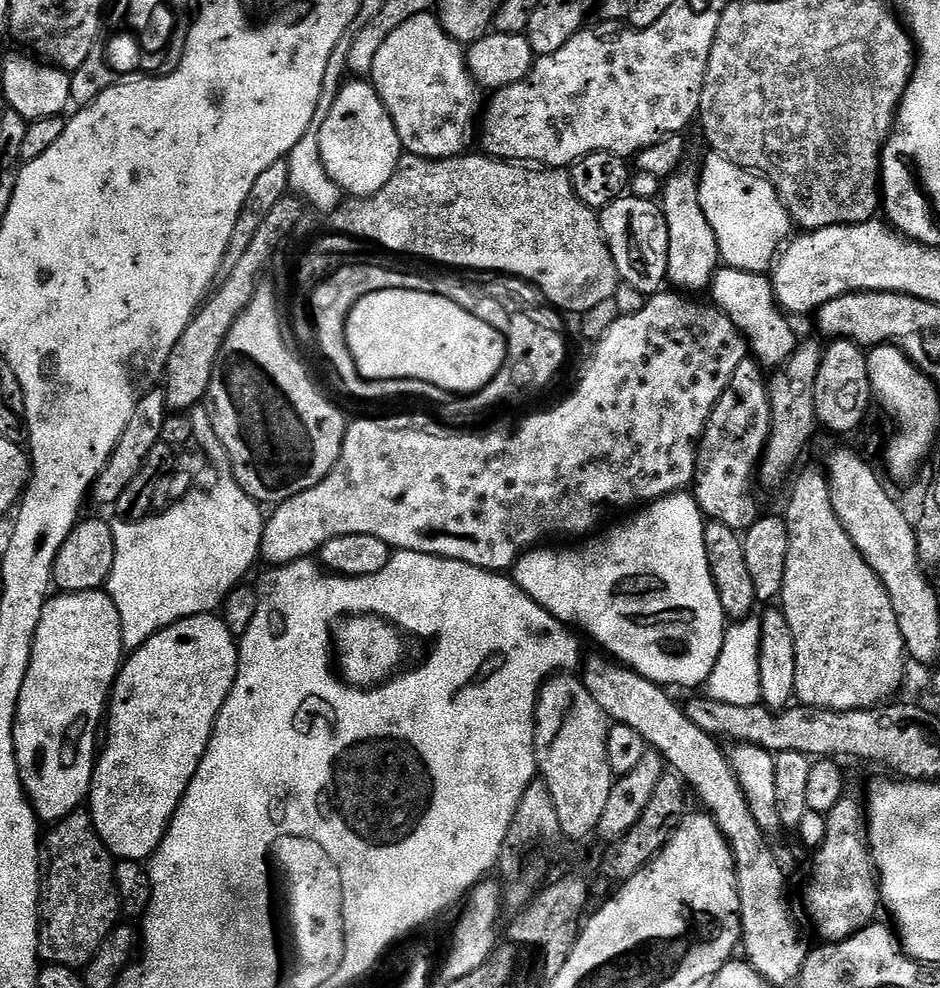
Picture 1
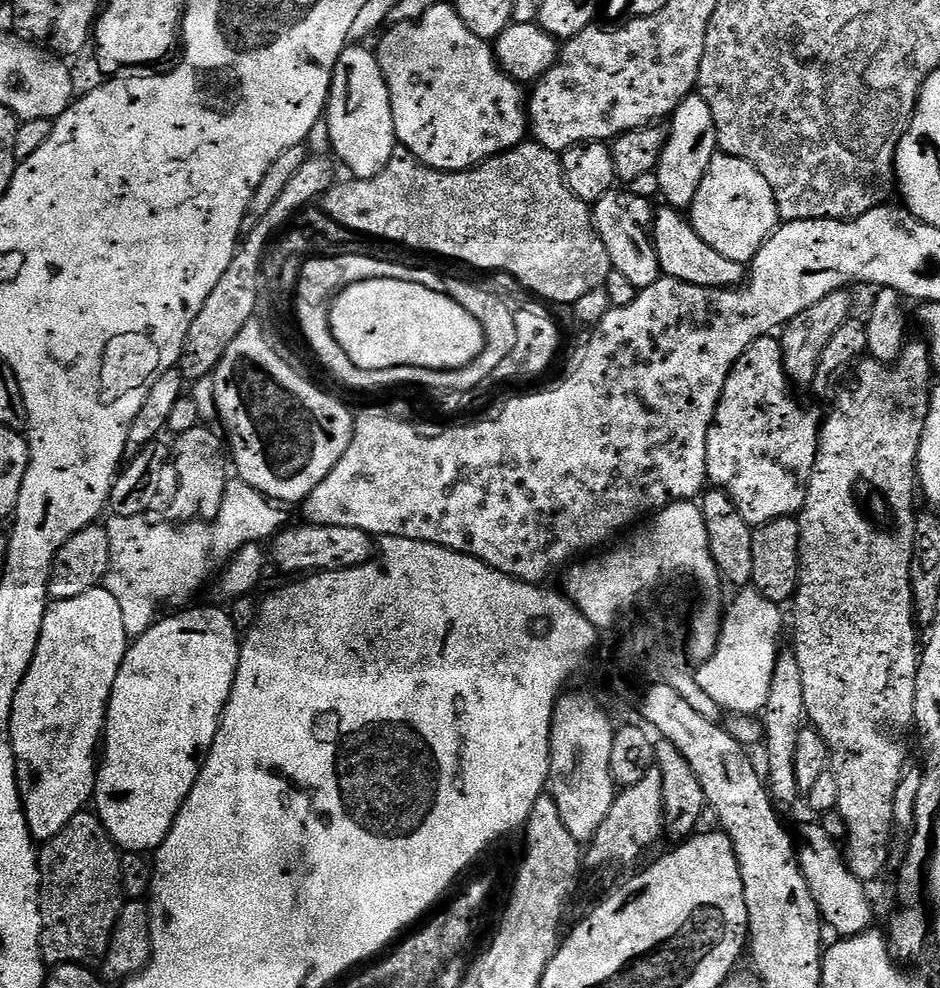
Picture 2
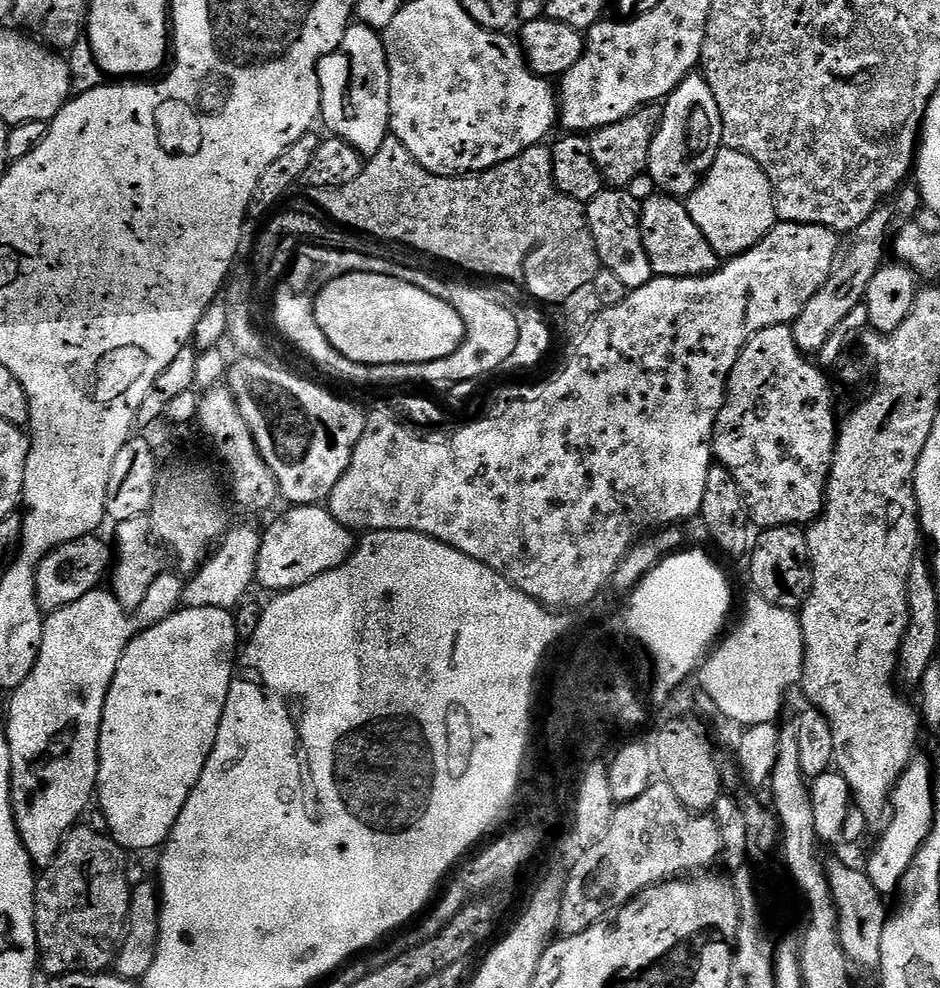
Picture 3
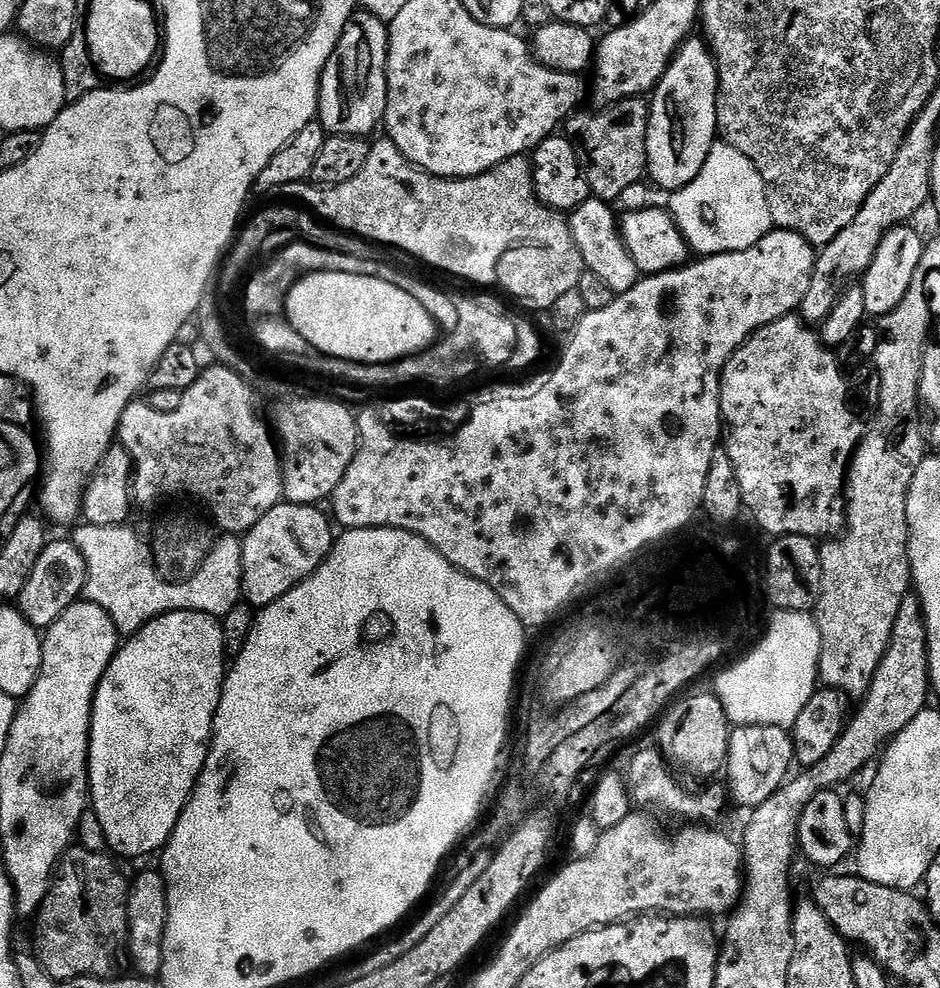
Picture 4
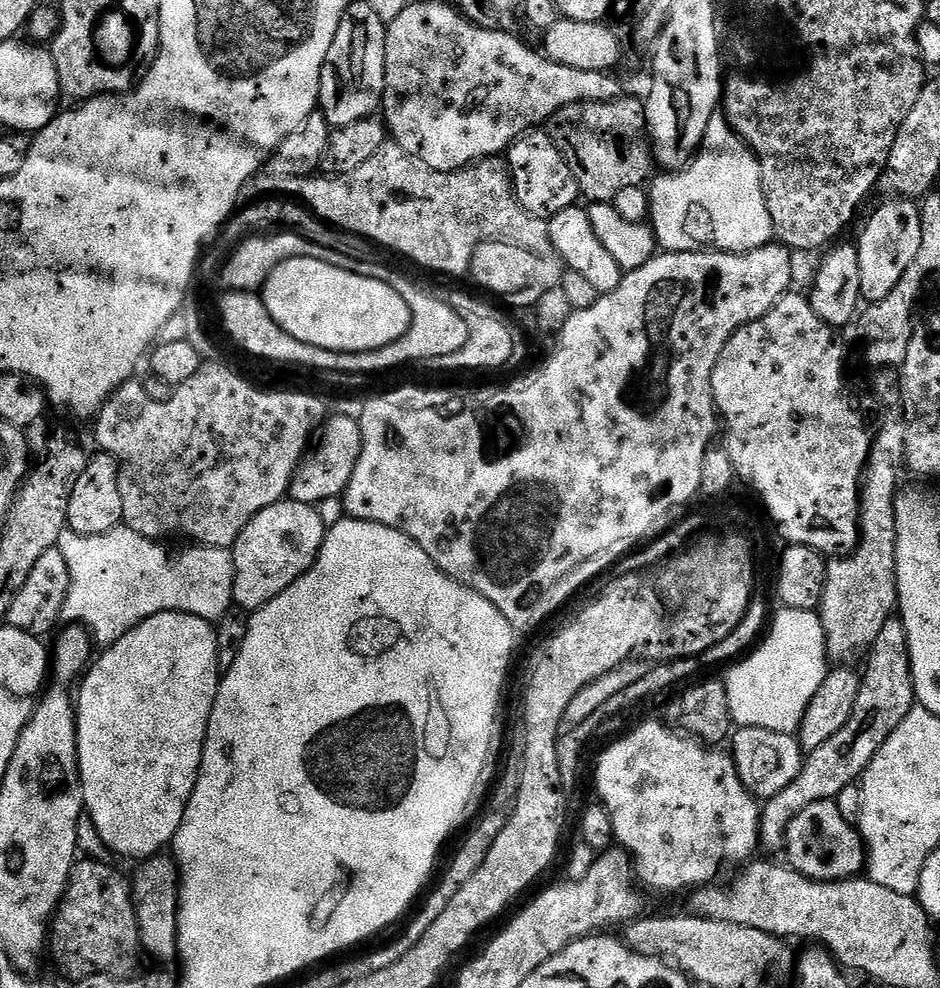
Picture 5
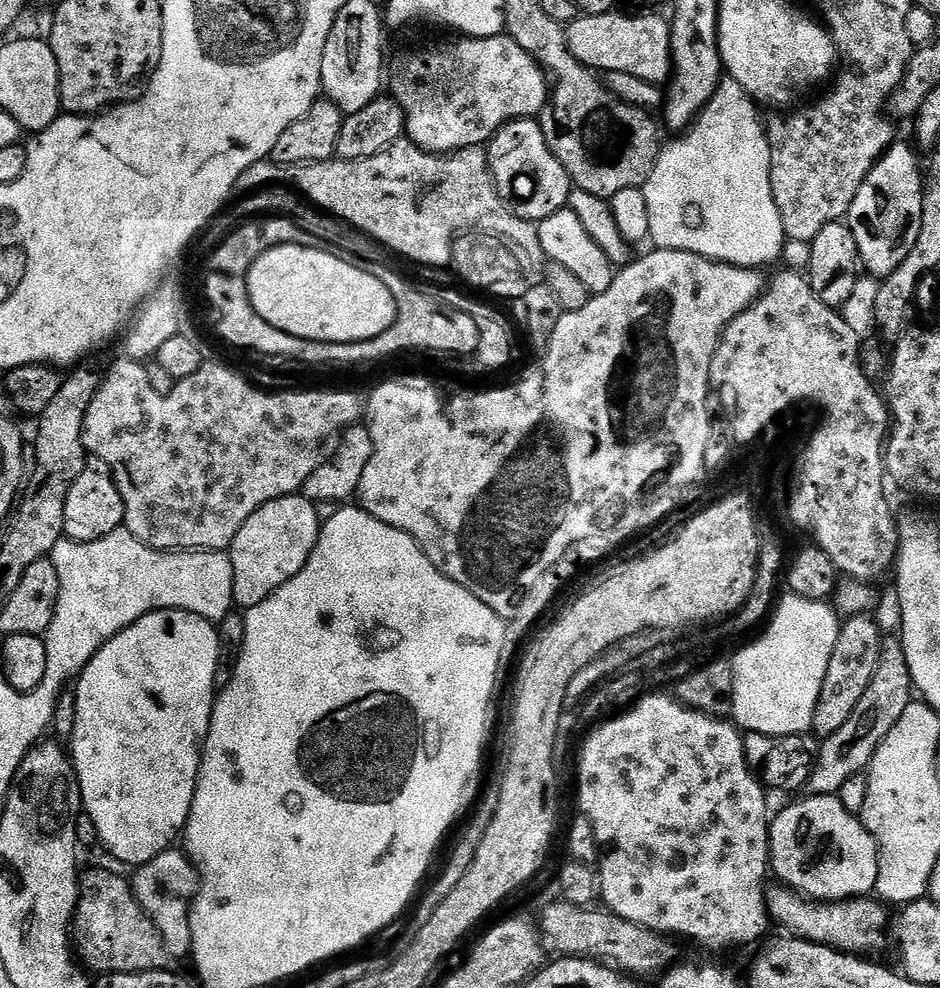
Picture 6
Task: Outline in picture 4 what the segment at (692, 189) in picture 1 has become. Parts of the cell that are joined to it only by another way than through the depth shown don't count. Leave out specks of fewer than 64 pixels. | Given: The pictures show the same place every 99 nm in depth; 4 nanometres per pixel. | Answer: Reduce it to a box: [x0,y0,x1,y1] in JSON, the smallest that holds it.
[647,38,720,194]

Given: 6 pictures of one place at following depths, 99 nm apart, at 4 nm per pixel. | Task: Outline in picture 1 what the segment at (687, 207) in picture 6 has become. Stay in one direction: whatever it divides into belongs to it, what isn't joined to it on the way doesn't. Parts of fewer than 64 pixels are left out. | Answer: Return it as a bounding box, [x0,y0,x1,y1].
[698,154,794,272]

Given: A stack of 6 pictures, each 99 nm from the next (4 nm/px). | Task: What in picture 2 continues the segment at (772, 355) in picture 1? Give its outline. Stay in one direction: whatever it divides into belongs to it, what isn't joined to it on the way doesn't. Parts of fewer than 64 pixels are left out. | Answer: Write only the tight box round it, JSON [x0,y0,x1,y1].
[652,206,745,288]

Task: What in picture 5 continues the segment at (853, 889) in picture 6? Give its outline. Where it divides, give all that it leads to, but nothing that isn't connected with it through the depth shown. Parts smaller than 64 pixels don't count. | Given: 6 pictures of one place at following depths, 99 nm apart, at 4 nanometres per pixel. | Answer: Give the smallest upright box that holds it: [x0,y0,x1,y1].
[786,800,866,880]

